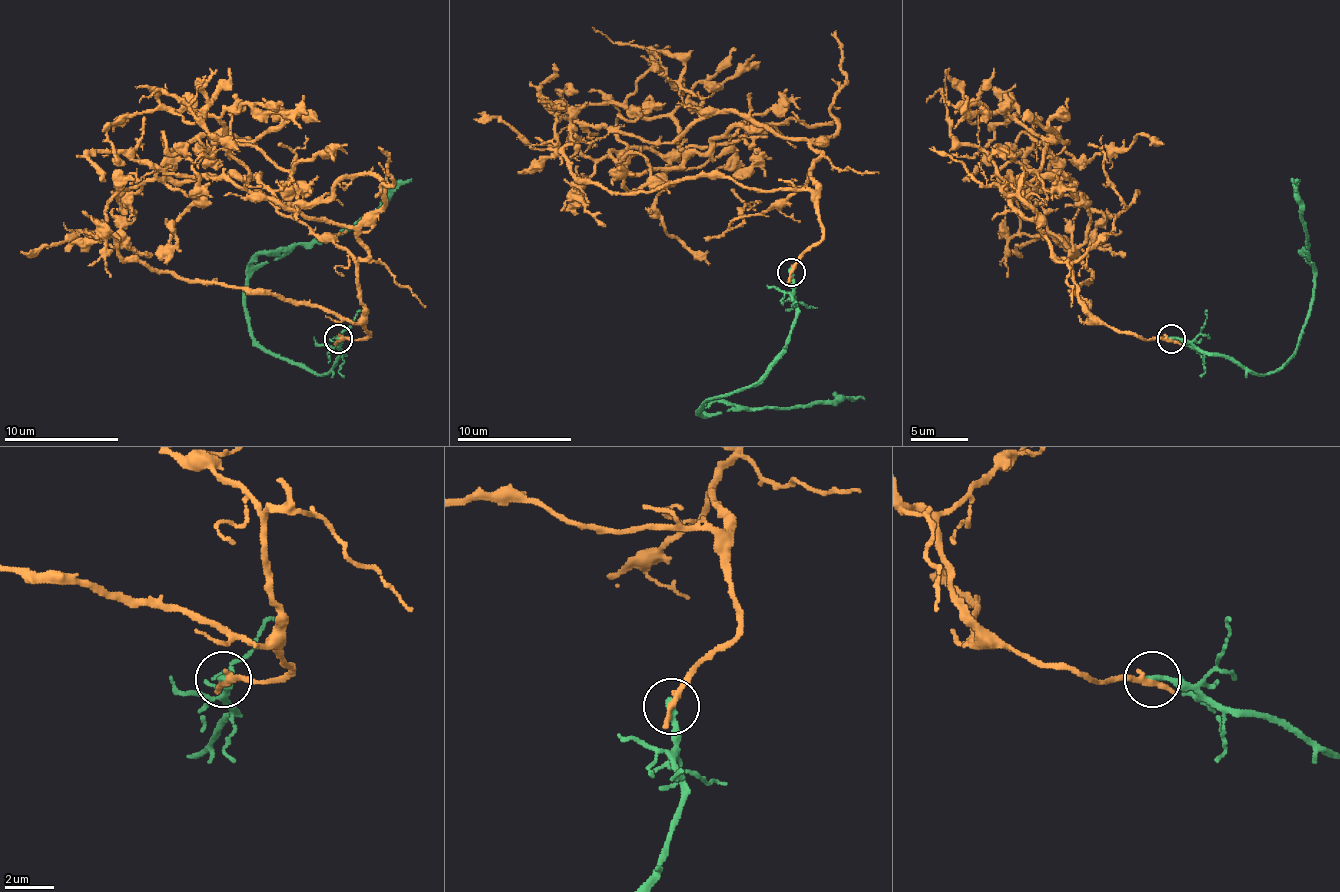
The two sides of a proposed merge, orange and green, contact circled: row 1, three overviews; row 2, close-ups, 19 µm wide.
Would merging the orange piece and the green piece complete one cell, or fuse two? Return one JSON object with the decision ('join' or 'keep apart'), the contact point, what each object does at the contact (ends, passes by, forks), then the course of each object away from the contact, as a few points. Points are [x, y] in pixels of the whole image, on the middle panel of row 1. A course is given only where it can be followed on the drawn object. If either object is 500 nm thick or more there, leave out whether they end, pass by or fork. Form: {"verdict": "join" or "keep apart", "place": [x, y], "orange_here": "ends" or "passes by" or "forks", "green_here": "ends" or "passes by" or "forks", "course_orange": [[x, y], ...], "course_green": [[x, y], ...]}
{"verdict": "keep apart", "place": [791, 272], "orange_here": "ends", "green_here": "ends", "course_orange": [[790, 271], [822, 237], [805, 140], [753, 122], [750, 148], [682, 145], [667, 117], [559, 97], [579, 91]], "course_green": [[790, 271], [796, 323], [779, 360], [745, 388], [707, 400], [699, 414], [713, 400], [748, 408], [865, 400]]}

